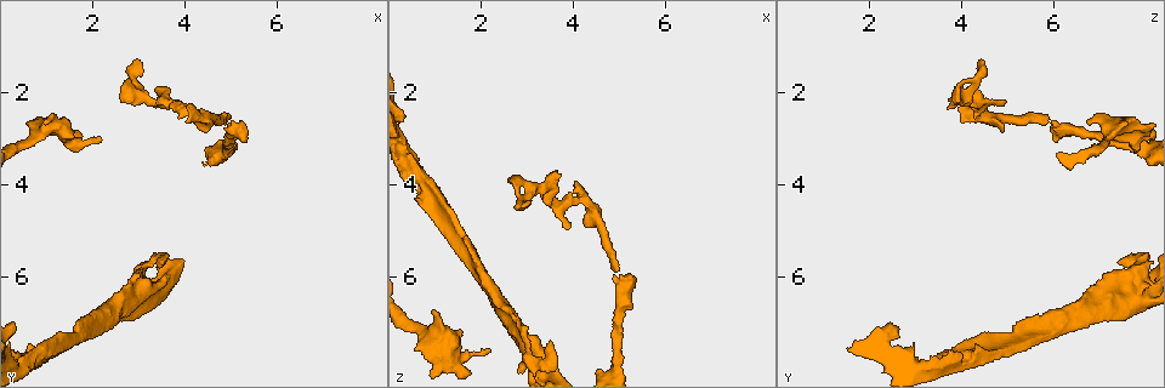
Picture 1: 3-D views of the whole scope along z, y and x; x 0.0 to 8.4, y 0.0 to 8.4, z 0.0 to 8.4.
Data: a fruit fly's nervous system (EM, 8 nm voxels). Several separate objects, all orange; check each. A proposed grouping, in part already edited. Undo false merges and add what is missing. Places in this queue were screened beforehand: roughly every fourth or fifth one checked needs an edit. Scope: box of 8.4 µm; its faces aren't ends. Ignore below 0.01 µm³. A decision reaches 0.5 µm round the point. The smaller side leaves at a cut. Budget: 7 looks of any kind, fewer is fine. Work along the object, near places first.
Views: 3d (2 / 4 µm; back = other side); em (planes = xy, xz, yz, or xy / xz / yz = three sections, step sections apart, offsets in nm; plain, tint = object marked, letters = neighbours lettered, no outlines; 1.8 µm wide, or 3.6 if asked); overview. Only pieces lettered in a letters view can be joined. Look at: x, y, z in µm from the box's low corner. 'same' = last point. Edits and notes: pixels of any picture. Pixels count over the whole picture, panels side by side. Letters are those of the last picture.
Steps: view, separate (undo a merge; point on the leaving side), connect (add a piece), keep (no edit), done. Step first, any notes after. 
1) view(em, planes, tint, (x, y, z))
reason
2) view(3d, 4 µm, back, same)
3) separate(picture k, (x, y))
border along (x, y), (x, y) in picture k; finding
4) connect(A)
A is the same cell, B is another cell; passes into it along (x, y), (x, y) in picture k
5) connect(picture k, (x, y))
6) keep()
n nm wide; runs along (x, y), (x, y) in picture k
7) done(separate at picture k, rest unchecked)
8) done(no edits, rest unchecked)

view(3d, 4 µm, (2.15, 3.00, 7.60))
branch stops here

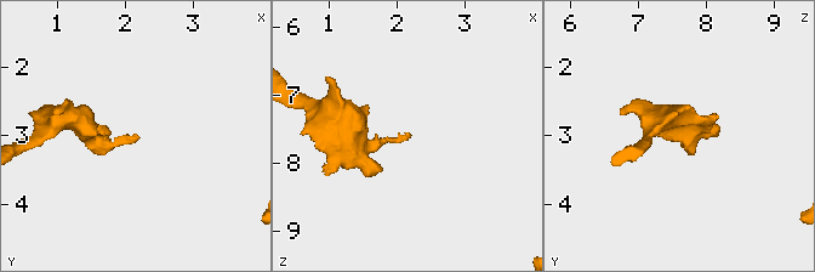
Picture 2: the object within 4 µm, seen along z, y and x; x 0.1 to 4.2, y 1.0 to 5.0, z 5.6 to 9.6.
view(em, 3.6 µm, planes, letters, (2.15, 3.05, 7.60))
now the EM

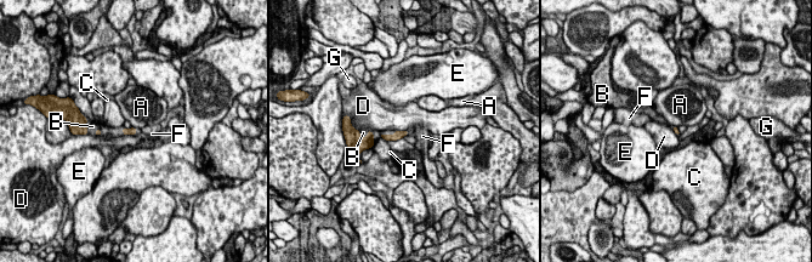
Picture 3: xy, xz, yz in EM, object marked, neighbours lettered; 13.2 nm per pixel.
connect(B)
B is the same cell, A, C, D, E, F and G are other cells; the neuron continues

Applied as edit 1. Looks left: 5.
view(overview)
see it whole again

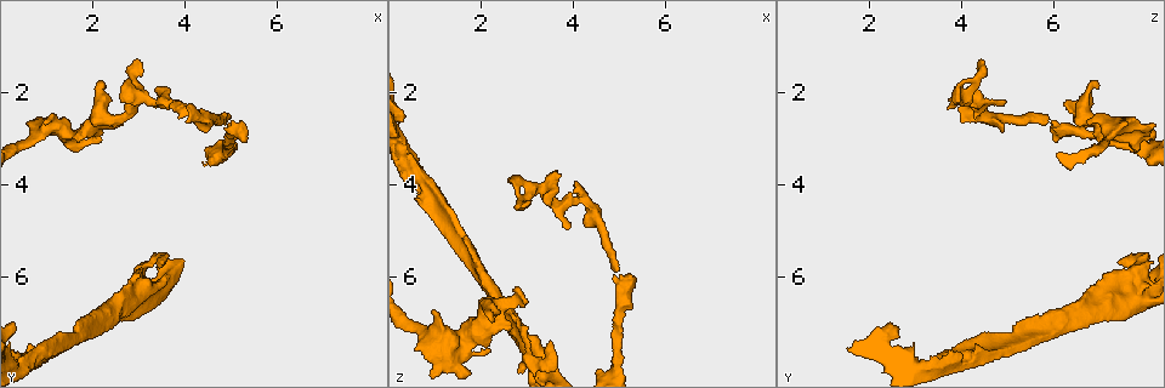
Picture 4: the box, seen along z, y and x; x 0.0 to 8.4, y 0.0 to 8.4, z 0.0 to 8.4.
view(em, planes, letters, (5.00, 2.60, 5.90))
branch stops here

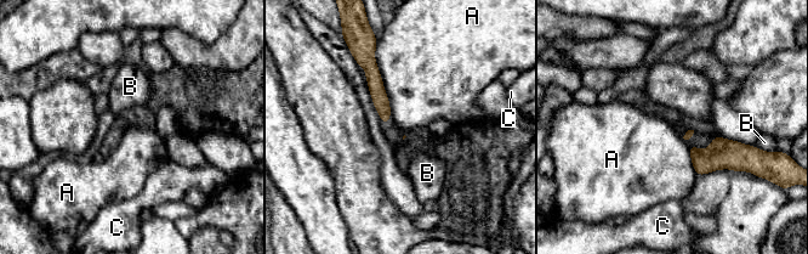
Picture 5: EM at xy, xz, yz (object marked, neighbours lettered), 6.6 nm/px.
keep()
A touches over 320 nm; A, B and C are other cells; none of them fits

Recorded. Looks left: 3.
view(em, planes, letters, (2.95, 5.90, 7.30))
stops while still wide

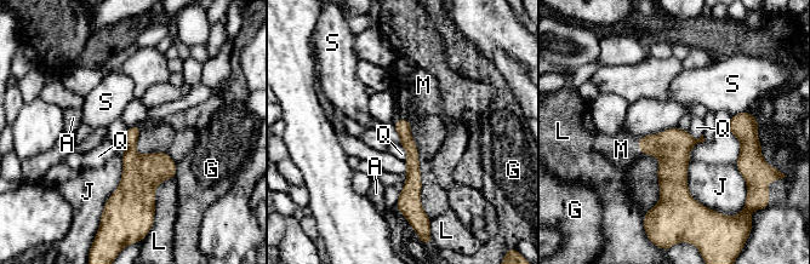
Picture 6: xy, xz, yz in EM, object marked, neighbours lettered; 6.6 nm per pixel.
connect(M)
M is the same cell, A, G, J, L, Q and S are other cells; passes into it along (672, 147), (638, 143), (621, 149) in picture 6; the neuron continues

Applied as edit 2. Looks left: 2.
done(connect at picture 3, connect at picture 6, rest unchecked)

